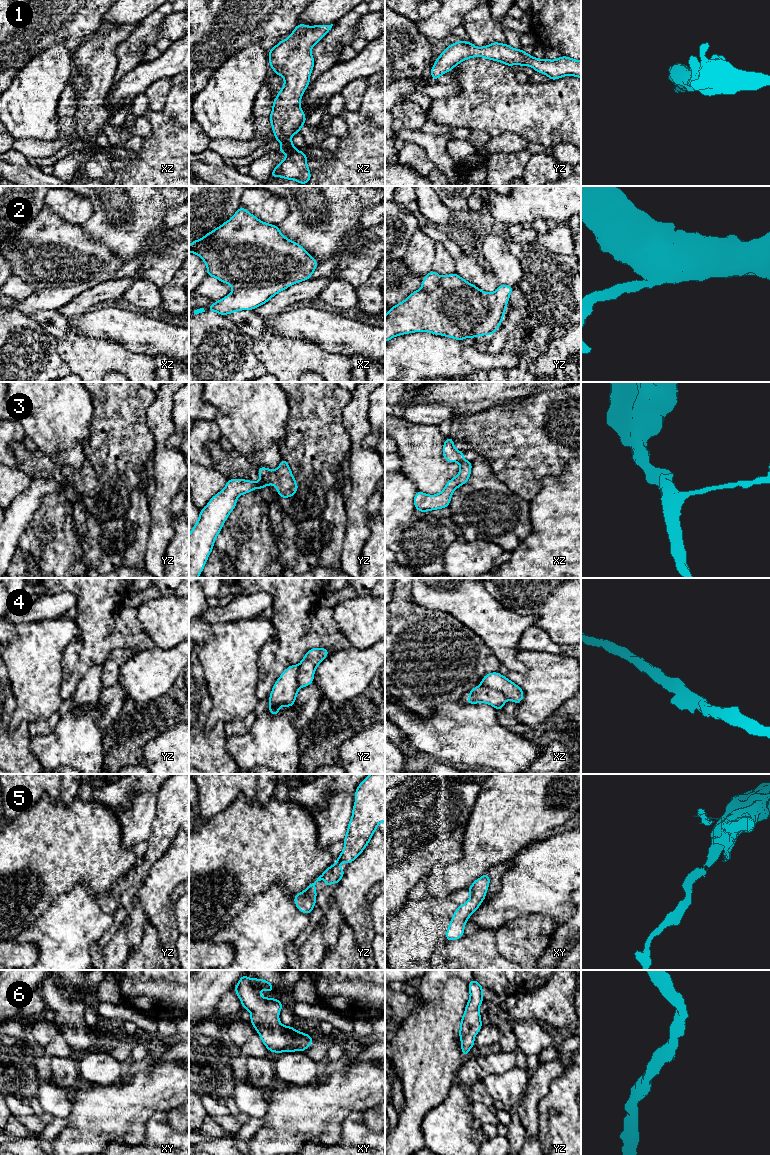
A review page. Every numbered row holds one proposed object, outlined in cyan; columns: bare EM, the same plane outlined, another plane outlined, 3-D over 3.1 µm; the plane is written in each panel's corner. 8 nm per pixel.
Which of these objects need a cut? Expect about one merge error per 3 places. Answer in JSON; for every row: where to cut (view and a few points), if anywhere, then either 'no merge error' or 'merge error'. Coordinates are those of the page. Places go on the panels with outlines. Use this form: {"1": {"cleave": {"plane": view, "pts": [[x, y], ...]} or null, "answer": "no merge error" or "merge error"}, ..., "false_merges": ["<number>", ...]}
{"1": {"cleave": null, "answer": "no merge error"}, "2": {"cleave": null, "answer": "no merge error"}, "3": {"cleave": null, "answer": "no merge error"}, "4": {"cleave": {"plane": "xz", "pts": [[480, 684], [498, 690], [508, 698]]}, "answer": "merge error"}, "5": {"cleave": {"plane": "yz", "pts": [[331, 866], [331, 869], [326, 874]]}, "answer": "merge error"}, "6": {"cleave": null, "answer": "no merge error"}, "false_merges": ["4", "5"]}

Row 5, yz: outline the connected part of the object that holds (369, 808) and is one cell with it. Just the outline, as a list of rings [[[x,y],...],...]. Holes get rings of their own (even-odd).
[[[370,774],[356,788],[345,845],[336,863],[331,865],[324,887],[340,883],[345,871],[340,862],[349,865],[354,861],[367,847],[380,822],[385,822],[385,774]]]

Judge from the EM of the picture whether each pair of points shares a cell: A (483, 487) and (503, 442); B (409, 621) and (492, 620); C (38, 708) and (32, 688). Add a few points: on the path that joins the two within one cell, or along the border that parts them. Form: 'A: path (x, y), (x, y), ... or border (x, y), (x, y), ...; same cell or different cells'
A: border (479, 455), (488, 462), (492, 473), (507, 486); different cells
B: border (437, 611), (450, 614), (477, 635); different cells
C: path (38, 703), (37, 693); same cell

